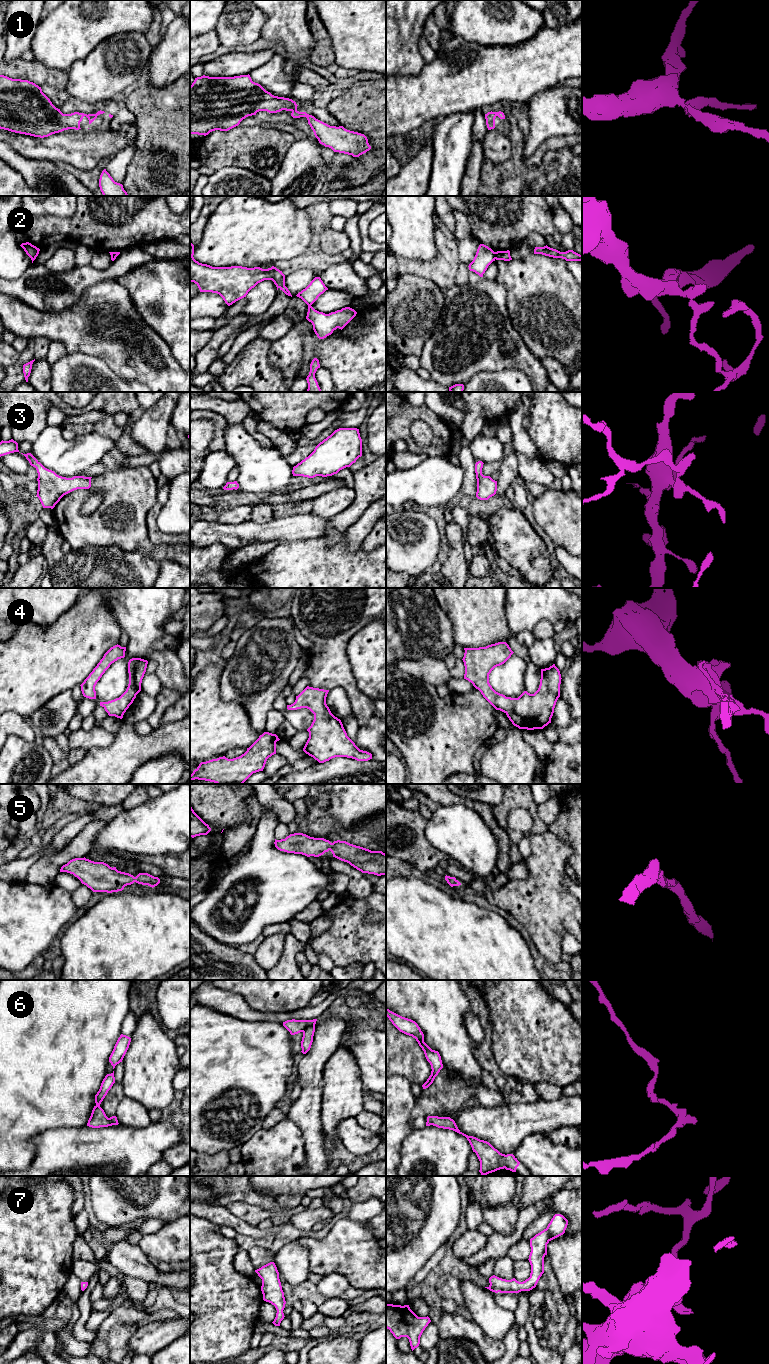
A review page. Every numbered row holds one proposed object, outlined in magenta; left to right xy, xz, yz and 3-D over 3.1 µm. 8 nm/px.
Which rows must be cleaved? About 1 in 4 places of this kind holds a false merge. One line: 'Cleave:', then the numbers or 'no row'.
Cleave: 2, 6

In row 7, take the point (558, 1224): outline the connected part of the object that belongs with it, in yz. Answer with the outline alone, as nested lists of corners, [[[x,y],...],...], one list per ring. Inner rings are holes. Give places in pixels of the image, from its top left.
[[[555,1214],[547,1228],[530,1239],[531,1252],[529,1262],[531,1265],[530,1277],[523,1282],[515,1278],[506,1280],[495,1275],[489,1278],[490,1285],[485,1287],[495,1293],[519,1293],[530,1291],[536,1287],[544,1273],[544,1257],[547,1255],[547,1244],[563,1235],[568,1225],[568,1220],[561,1214]]]

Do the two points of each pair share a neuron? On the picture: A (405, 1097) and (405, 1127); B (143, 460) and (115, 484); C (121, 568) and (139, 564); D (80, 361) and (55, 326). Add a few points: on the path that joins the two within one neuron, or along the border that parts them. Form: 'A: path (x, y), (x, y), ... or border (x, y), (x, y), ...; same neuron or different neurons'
A: path (404, 1104), (404, 1120); same neuron
B: border (147, 465), (122, 468); different neurons
C: path (125, 568), (135, 568); same neuron
D: border (67, 352), (81, 352), (97, 357); different neurons

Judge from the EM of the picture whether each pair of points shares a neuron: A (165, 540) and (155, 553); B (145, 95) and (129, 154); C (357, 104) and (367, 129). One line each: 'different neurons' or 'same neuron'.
A: different neurons
B: different neurons
C: same neuron

